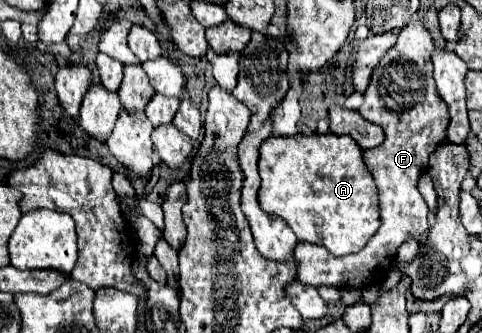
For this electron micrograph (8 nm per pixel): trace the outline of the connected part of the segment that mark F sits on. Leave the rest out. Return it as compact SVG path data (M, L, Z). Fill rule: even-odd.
M412 19L398 35L396 47L392 47L380 65L374 69L372 81L364 93L364 105L360 115L370 123L384 129L386 139L376 149L364 151L364 161L374 175L380 197L380 231L368 241L368 245L352 255L332 257L320 245L300 241L294 249L294 259L298 263L298 279L306 285L328 285L328 287L352 287L366 289L380 285L394 259L396 249L408 239L424 239L428 231L428 205L418 191L418 179L428 169L428 157L438 145L446 141L448 127L448 107L440 103L436 95L436 85L432 79L432 51L434 43L422 21Z

